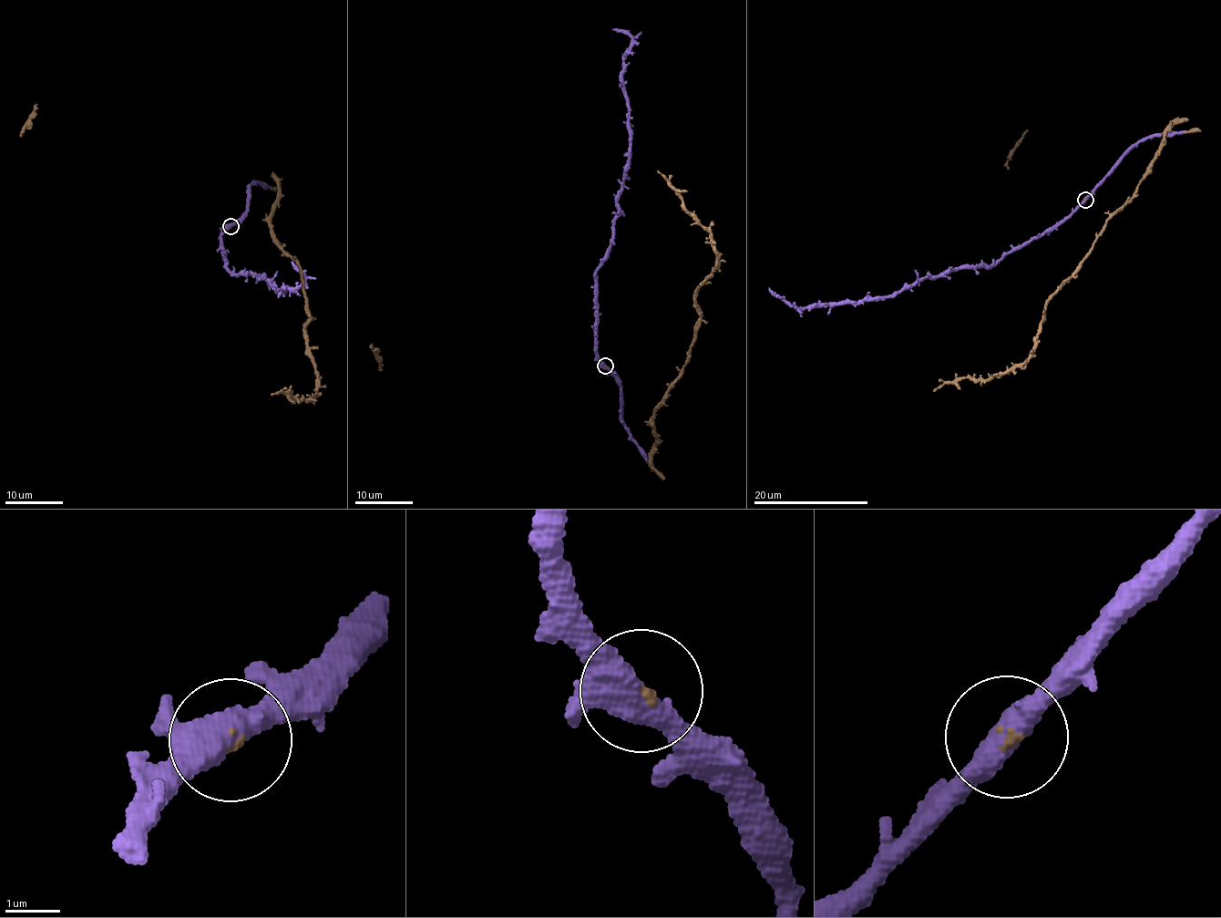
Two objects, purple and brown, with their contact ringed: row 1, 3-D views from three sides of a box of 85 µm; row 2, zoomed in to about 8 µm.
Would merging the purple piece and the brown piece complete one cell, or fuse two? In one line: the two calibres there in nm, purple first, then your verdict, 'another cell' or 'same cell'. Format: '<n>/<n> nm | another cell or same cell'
420/90 nm | same cell

